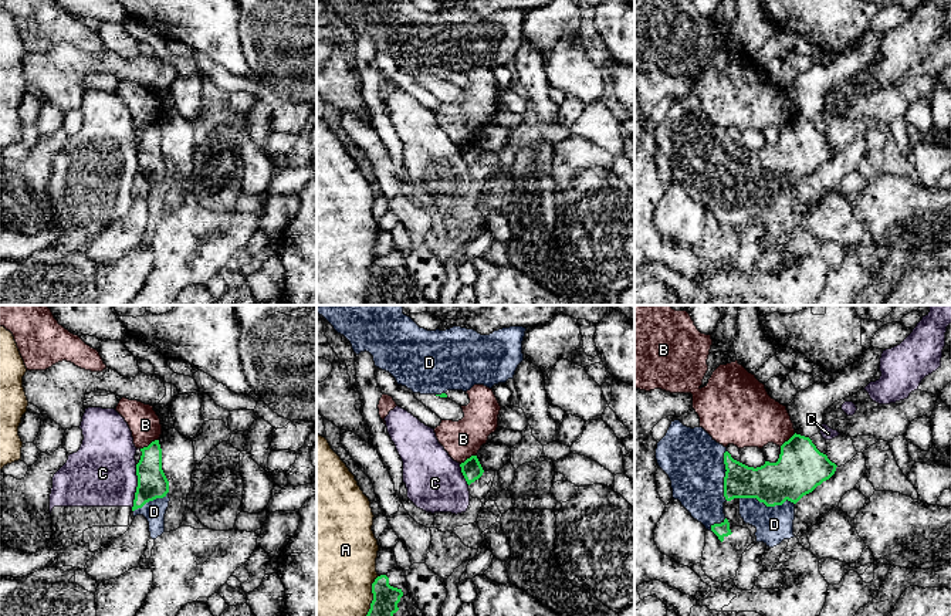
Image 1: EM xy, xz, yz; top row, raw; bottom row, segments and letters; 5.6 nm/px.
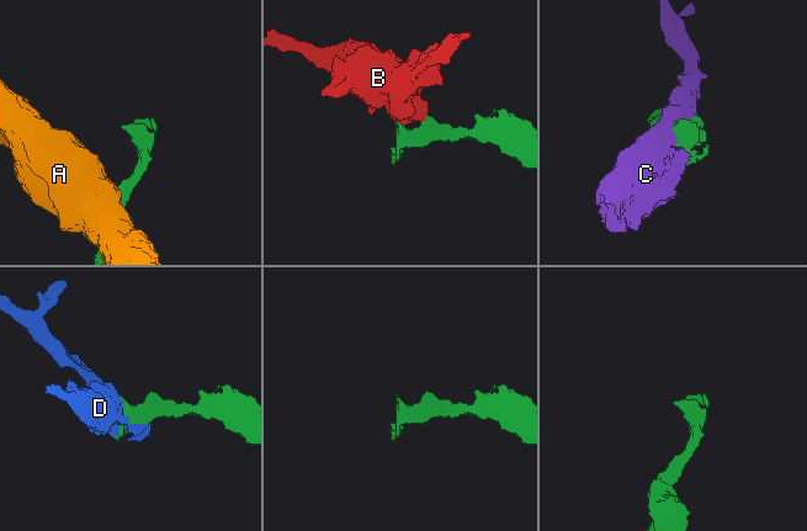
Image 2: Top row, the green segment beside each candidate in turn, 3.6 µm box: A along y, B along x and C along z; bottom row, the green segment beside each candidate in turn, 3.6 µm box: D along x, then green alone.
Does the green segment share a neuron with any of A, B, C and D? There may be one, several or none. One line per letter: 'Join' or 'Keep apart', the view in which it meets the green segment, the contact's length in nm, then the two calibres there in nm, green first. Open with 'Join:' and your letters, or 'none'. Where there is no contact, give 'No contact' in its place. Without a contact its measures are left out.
Join: D
A: Keep apart. Touches green in xz. Shared border 280 nm. Thickness 150 nm (green) against 480 nm
B: Keep apart. Touches green in xy. Shared border 120 nm. Thickness 170 nm (green) against 180 nm
C: Keep apart. Touches green in xy. Shared border 260 nm. Thickness 170 nm (green) against 380 nm
D: Join. Touches green in yz. Shared border 320 nm. Thickness 260 nm (green) against 200 nm

